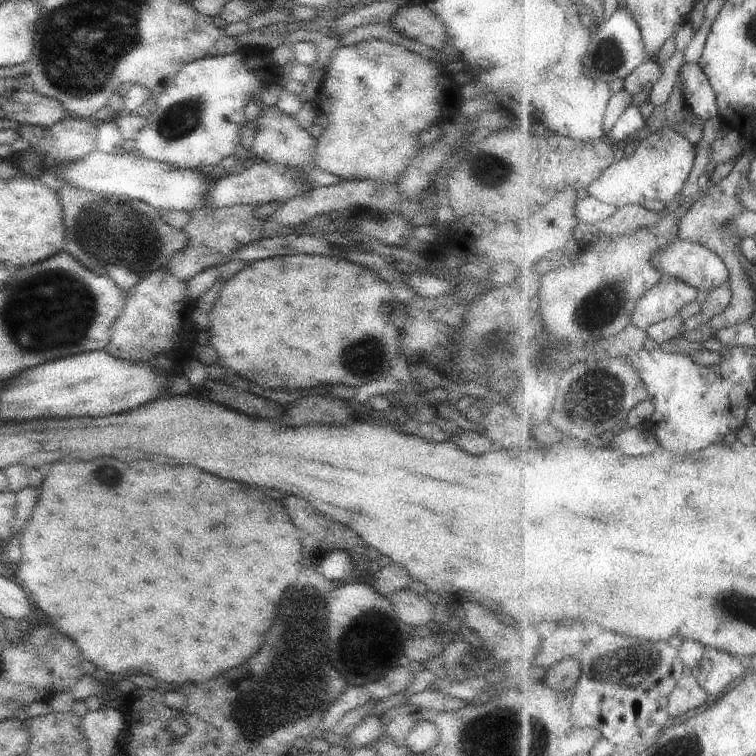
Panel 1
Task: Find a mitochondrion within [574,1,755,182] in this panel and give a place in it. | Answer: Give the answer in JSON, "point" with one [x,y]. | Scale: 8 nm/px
{"point":[610,59]}

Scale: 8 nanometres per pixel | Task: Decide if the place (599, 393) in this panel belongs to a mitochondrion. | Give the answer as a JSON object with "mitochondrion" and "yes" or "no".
{"mitochondrion":"yes"}

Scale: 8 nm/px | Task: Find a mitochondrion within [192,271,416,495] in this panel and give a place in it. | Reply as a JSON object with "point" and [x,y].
{"point":[362,356]}

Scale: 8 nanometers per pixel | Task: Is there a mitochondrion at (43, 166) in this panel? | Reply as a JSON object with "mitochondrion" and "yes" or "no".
{"mitochondrion":"no"}

